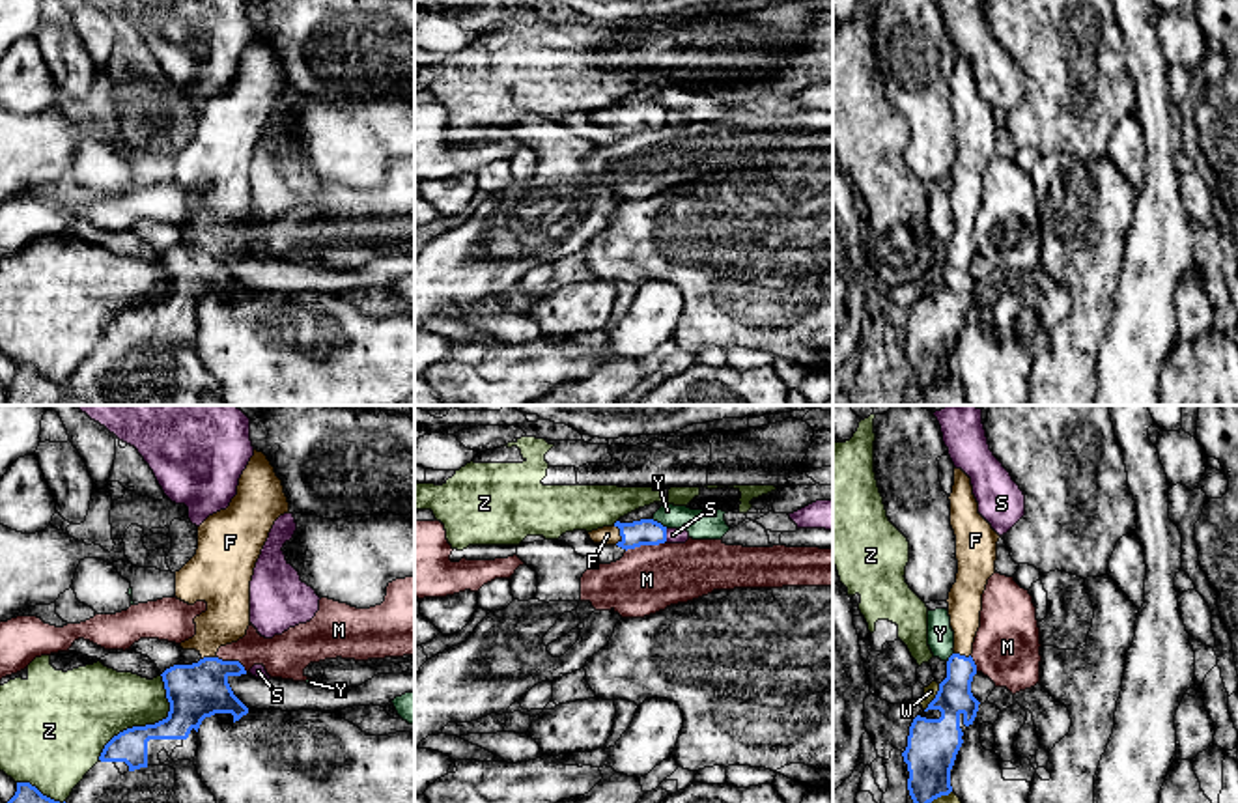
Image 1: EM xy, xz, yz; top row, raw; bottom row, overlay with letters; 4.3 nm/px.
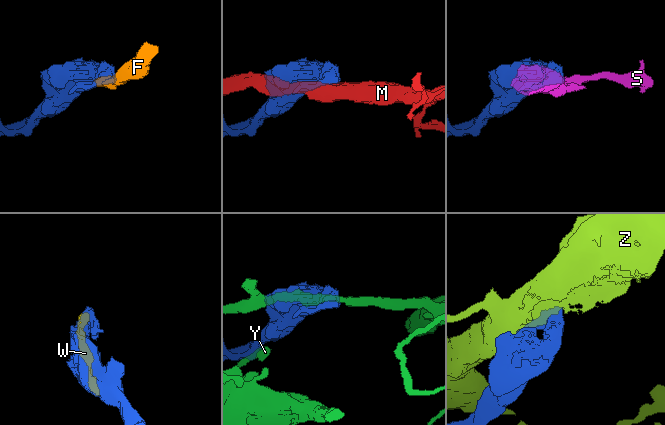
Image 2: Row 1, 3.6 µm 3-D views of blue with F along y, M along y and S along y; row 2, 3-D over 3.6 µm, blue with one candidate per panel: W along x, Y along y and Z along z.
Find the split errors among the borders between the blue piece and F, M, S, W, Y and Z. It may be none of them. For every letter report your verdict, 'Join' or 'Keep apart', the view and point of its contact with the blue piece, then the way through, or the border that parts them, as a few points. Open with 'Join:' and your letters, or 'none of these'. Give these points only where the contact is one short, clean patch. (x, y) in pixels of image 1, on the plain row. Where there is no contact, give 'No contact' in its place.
Join: F
F: Join. Touches blue at xz (620, 116). Path across: xz (633, 116), (620, 116), (607, 116)
M: Keep apart. Touches blue at xz (645, 126). Boundary: xz (665, 122), (654, 127), (635, 127), (626, 133)
S: Keep apart. Touches blue at xz (665, 116). Boundary: xz (665, 111), (667, 122)
W: Keep apart. Touches blue at yz (936, 279)
Y: Keep apart. Touches blue at xz (660, 105). Boundary: xz (652, 99), (667, 109)
Z: Keep apart. Touches blue at xy (150, 307)

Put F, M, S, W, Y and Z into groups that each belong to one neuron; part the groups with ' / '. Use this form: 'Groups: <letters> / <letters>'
Groups: F / M / S W / Y / Z

